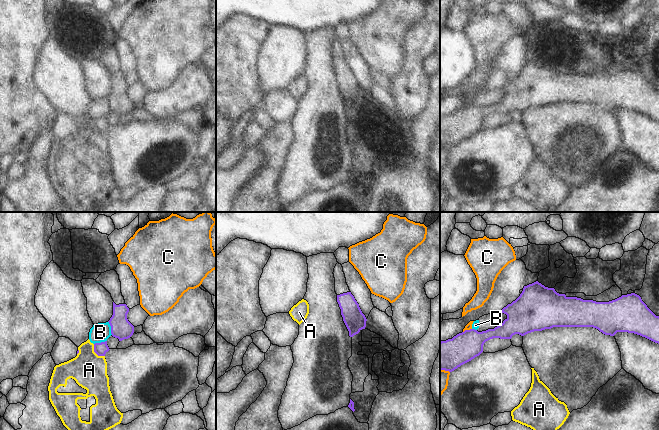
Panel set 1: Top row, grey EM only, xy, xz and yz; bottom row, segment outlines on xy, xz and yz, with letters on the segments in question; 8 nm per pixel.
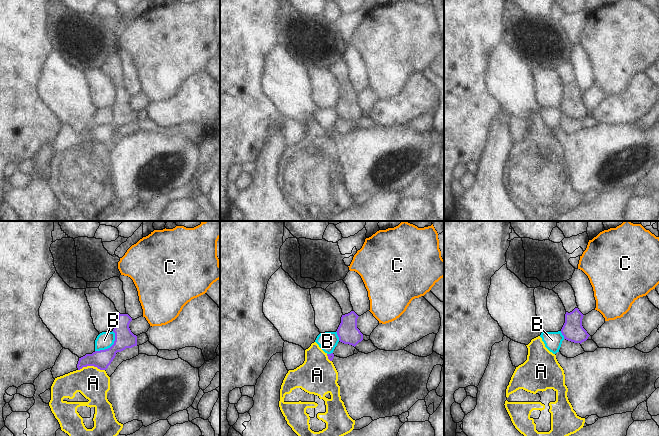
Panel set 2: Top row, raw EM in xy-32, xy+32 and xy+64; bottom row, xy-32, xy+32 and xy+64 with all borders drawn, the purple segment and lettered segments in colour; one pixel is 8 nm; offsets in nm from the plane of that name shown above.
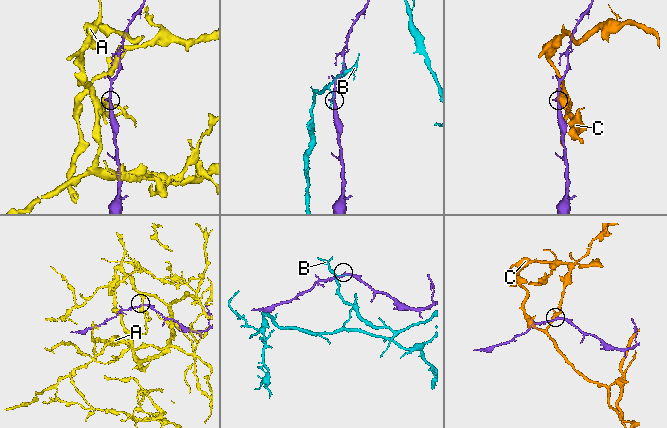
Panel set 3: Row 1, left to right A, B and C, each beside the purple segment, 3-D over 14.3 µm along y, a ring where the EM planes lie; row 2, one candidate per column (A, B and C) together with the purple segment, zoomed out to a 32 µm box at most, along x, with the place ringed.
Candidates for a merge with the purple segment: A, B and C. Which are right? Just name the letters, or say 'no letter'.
no letter

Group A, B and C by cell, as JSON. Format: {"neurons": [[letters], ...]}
{"neurons": [["A"], ["B"], ["C"]]}

